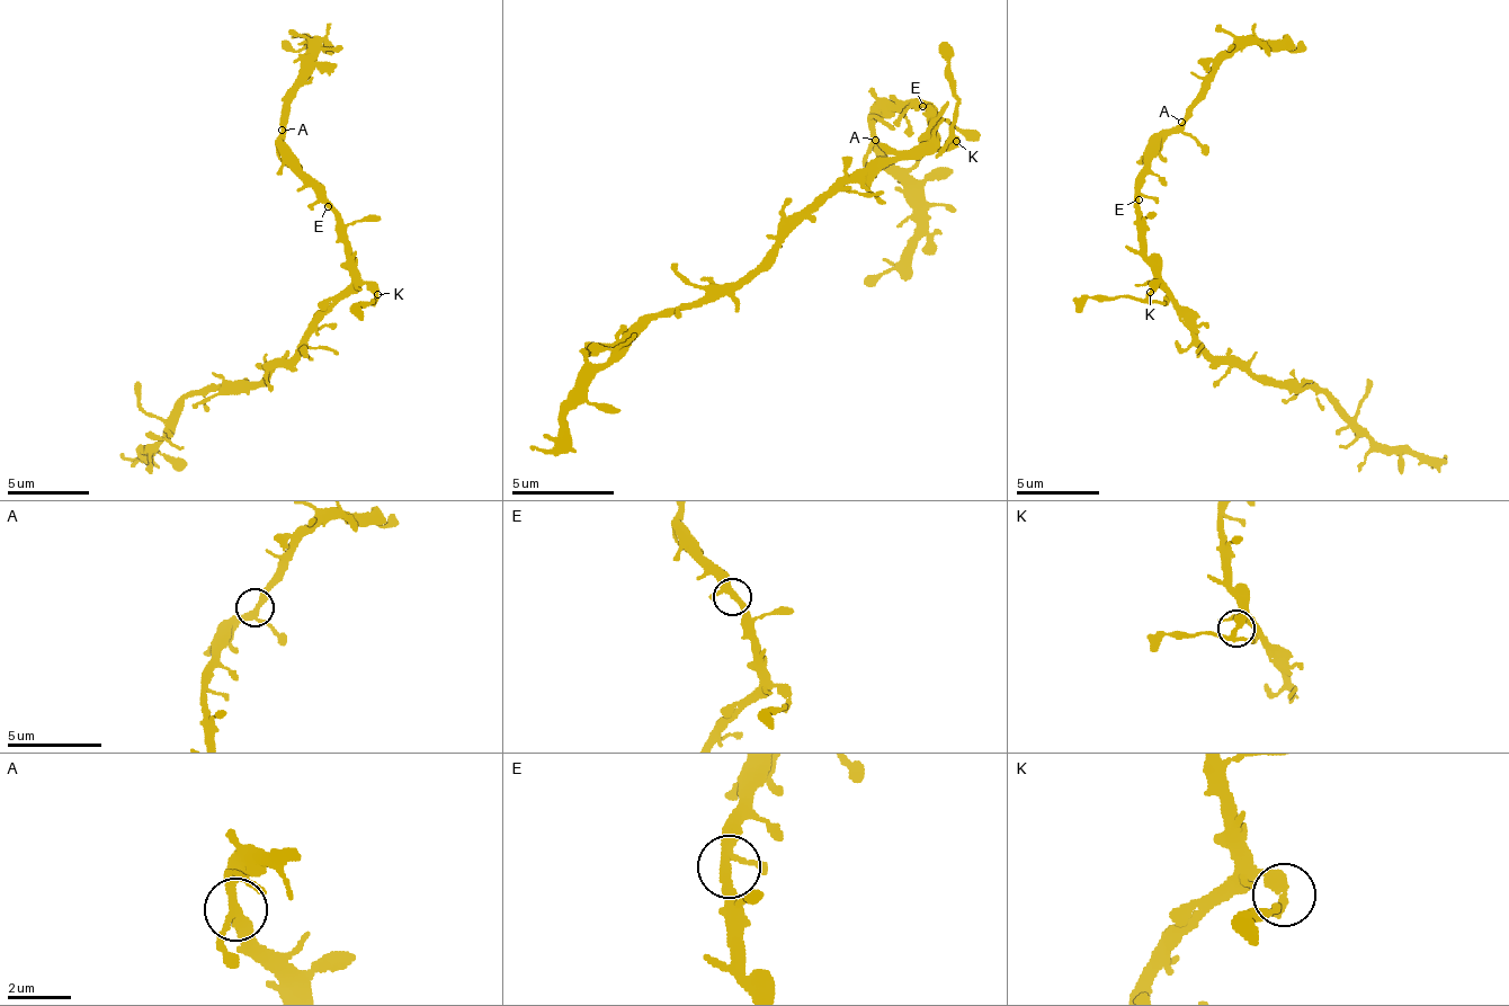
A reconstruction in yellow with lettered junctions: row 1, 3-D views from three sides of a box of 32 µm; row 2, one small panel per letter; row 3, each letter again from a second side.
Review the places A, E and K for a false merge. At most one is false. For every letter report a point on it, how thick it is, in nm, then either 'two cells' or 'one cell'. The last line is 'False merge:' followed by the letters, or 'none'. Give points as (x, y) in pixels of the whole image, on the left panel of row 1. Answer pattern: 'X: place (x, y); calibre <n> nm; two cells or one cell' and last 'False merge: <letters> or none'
A: place (282, 130); calibre 280 nm; one cell
E: place (328, 206); calibre 280 nm; one cell
K: place (377, 294); calibre 300 nm; two cells
False merge: K

